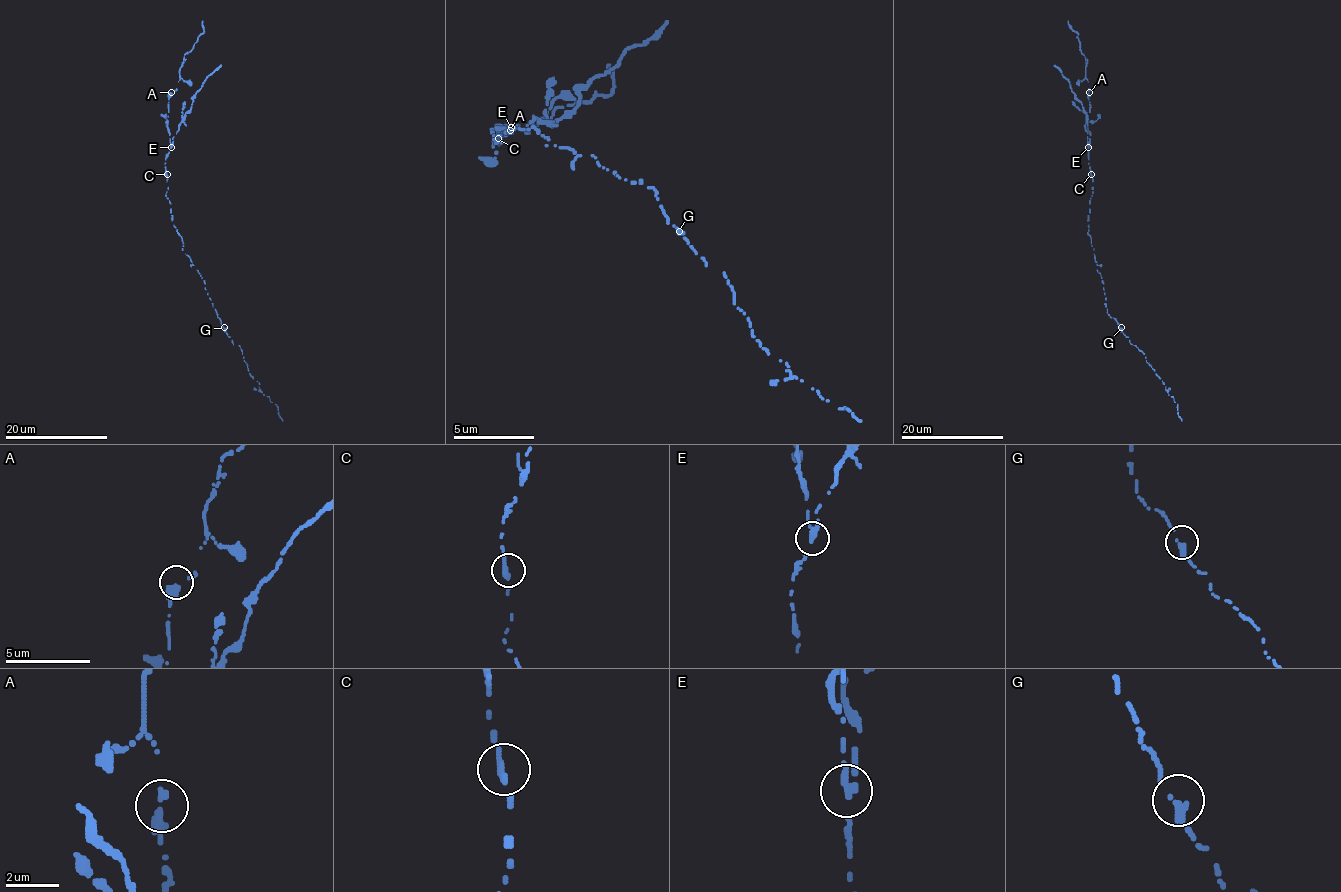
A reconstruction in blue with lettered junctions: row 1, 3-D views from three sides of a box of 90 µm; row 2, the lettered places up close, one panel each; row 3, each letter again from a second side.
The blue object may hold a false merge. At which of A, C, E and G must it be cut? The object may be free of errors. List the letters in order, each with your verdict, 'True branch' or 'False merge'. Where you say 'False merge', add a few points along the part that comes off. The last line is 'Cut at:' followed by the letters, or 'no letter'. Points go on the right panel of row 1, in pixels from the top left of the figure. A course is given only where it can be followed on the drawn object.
A: True branch
C: True branch
E: False merge. Course of the part to remove: (1087, 147), (1086, 112), (1071, 89), (1070, 82), (1054, 65)
G: True branch
Cut at: E

